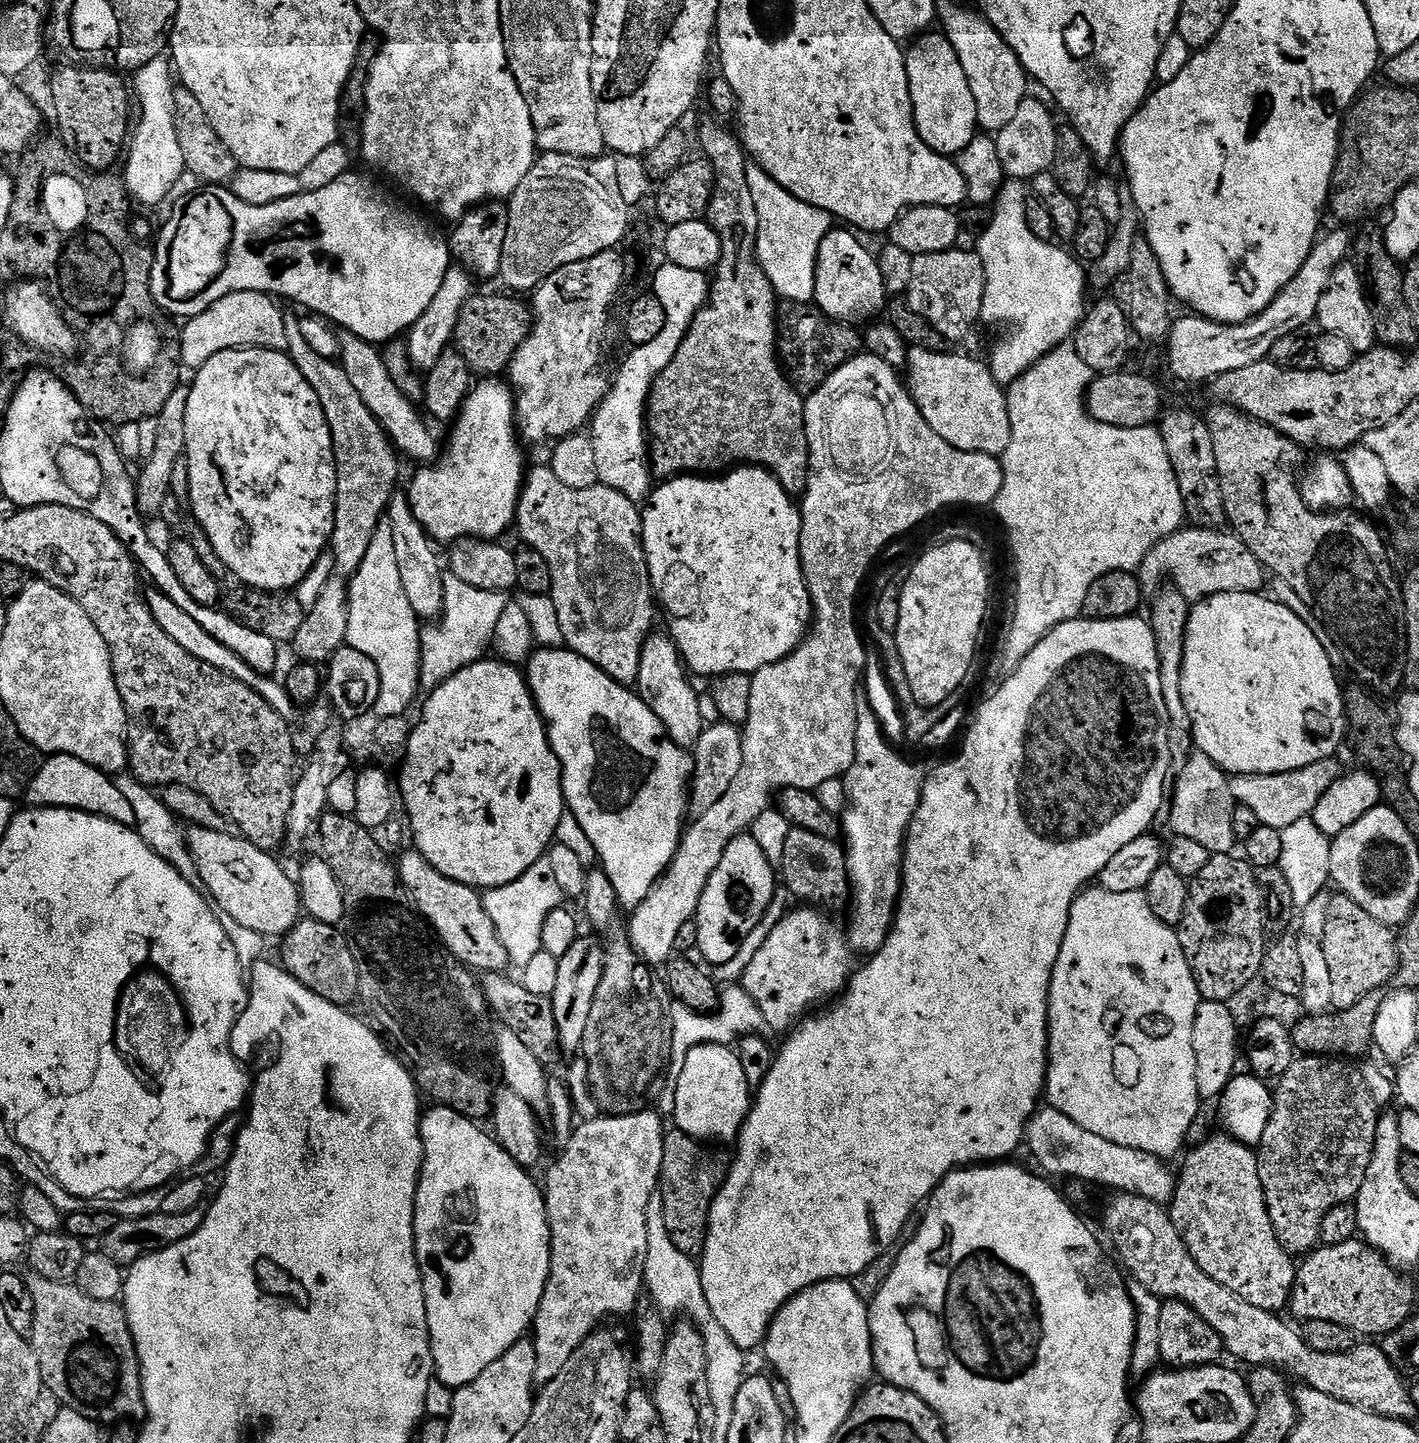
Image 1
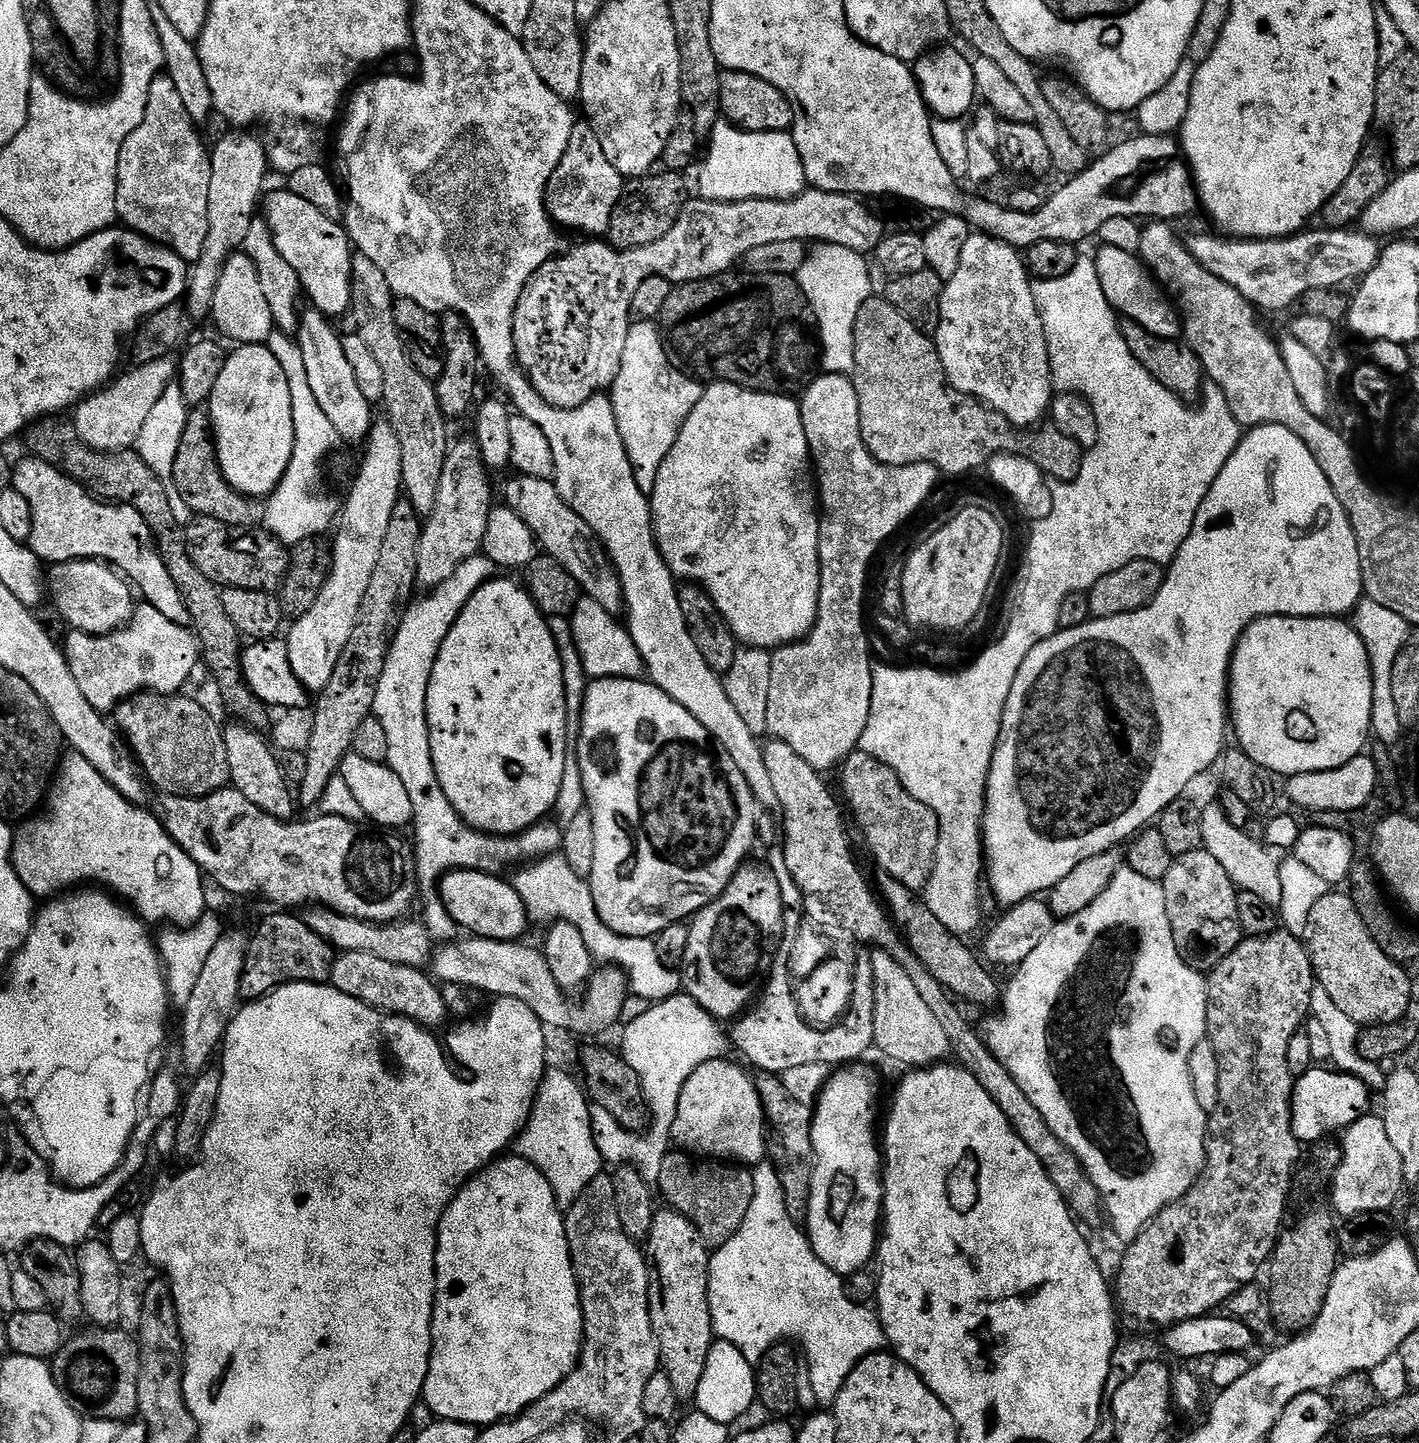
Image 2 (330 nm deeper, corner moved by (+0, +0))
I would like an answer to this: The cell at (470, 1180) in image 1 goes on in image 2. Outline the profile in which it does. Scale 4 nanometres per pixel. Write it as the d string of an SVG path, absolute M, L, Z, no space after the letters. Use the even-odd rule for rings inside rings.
M505 1154L481 1168L461 1188L442 1214L436 1231L436 1293L432 1307L432 1352L422 1393L423 1407L435 1419L477 1426L491 1426L499 1424L501 1420L511 1420L512 1417L520 1415L525 1408L553 1392L576 1367L576 1361L580 1359L580 1349L584 1346L584 1315L576 1271L572 1269L572 1255L566 1238L564 1217L565 1213L554 1198L550 1182L546 1182L538 1166L515 1154Z

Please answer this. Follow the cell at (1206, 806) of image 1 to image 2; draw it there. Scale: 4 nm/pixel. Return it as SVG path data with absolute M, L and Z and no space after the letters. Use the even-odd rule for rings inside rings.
M1216 804L1205 807L1202 811L1202 838L1204 851L1218 858L1219 864L1226 869L1226 874L1230 874L1239 891L1250 891L1274 909L1279 909L1282 902L1280 860L1272 857L1275 855L1259 839L1256 841L1254 837L1247 836Z

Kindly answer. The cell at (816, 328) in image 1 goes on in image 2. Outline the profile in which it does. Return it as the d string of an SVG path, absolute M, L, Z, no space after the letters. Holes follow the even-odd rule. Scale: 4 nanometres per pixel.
M733 270L725 272L723 276L711 276L673 287L670 298L666 298L666 306L662 306L658 327L672 363L681 372L687 372L701 382L709 379L709 368L717 381L737 384L739 388L796 394L807 388L818 372L816 311L810 306L796 276L756 276L747 270Z

